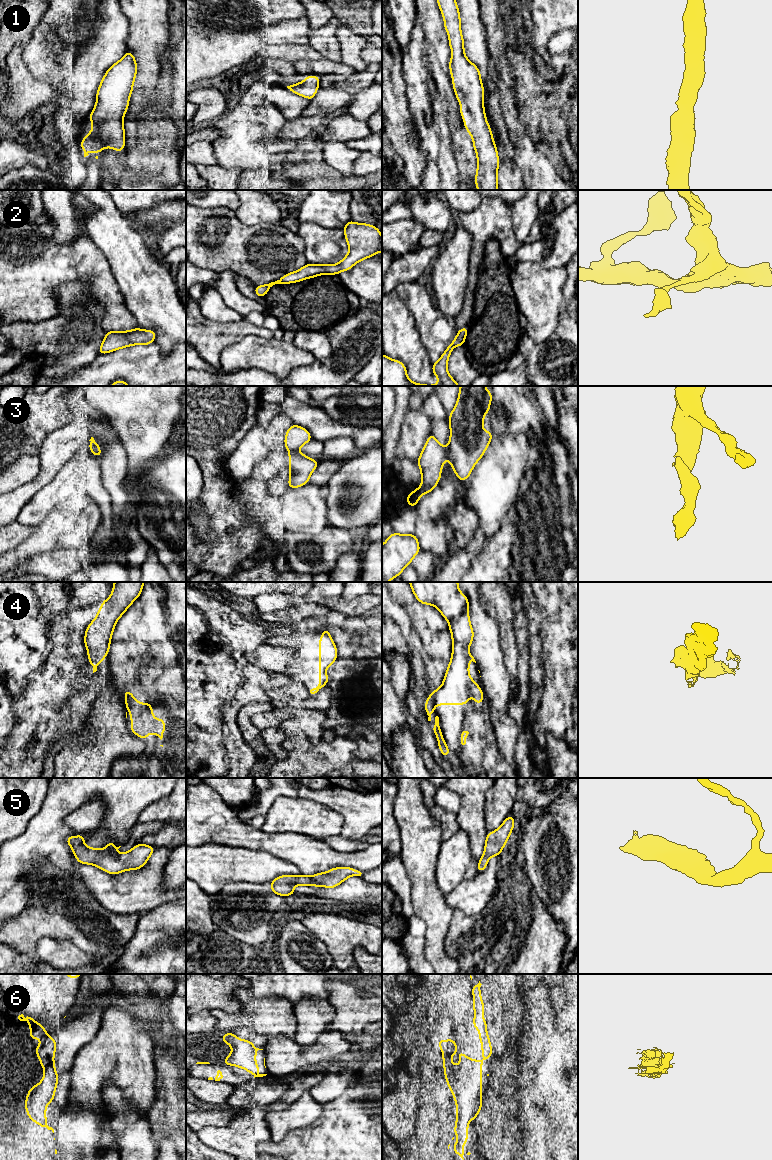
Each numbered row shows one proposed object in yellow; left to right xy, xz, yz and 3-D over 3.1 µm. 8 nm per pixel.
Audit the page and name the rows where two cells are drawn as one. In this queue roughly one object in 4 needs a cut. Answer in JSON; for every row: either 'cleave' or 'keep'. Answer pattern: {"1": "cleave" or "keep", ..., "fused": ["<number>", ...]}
{"1": "keep", "2": "keep", "3": "cleave", "4": "cleave", "5": "keep", "6": "keep", "fused": ["3", "4"]}

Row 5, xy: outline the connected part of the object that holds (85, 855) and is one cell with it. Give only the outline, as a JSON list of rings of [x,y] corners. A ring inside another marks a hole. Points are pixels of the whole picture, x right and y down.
[[[83,833],[67,837],[66,842],[79,864],[95,865],[112,875],[142,868],[155,850],[153,846],[137,844],[130,851],[117,855],[116,852],[121,846],[115,847],[112,840],[105,849],[90,848],[84,844]]]

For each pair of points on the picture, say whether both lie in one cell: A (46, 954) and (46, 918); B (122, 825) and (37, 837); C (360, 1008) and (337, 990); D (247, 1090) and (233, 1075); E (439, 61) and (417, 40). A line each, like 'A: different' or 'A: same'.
A: different
B: same
C: same
D: different
E: different

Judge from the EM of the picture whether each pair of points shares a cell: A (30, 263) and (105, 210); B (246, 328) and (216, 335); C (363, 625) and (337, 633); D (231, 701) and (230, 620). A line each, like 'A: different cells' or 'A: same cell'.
A: different cells
B: same cell
C: same cell
D: same cell

